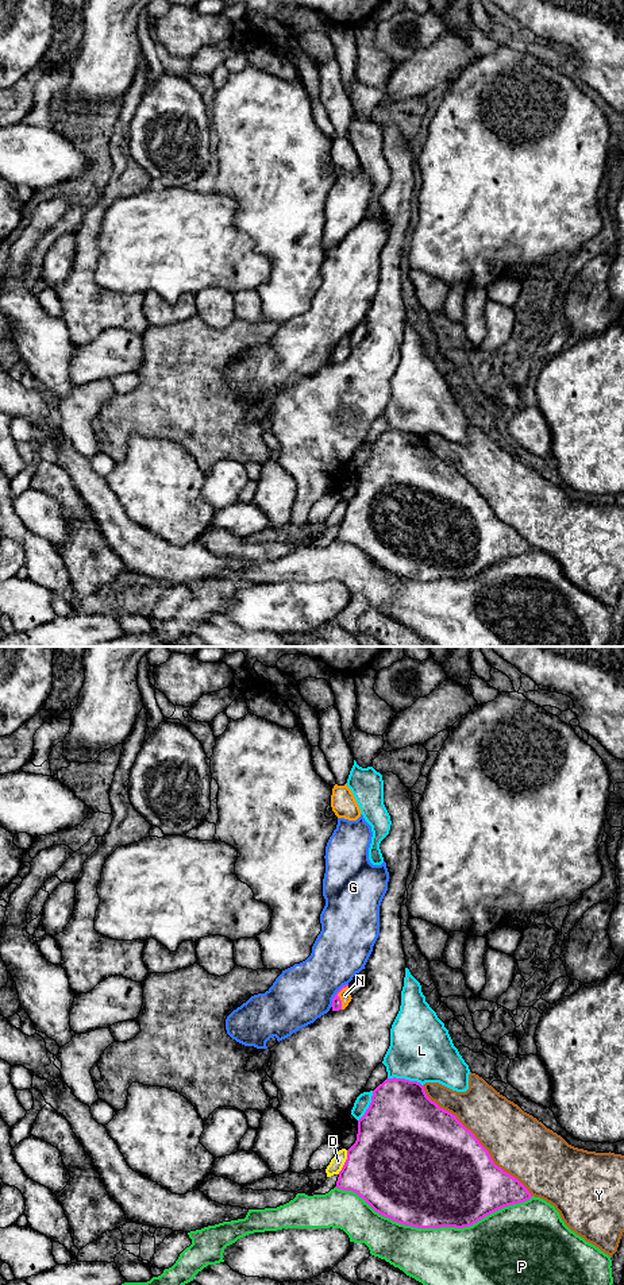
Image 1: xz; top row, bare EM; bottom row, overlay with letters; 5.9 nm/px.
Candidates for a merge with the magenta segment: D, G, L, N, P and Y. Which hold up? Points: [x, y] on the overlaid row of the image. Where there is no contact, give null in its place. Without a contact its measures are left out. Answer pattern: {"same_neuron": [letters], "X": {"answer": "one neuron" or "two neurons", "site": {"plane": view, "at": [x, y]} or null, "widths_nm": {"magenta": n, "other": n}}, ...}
{"same_neuron": ["N"], "D": {"answer": "two neurons", "site": {"plane": "xz", "at": [345, 1162]}, "widths_nm": {"magenta": 480, "other": 80}}, "G": {"answer": "two neurons", "site": {"plane": "xz", "at": [336, 994]}, "widths_nm": {"magenta": 60, "other": 340}}, "L": {"answer": "two neurons", "site": {"plane": "xz", "at": [404, 1079]}, "widths_nm": {"magenta": 420, "other": 380}}, "N": {"answer": "one neuron", "site": {"plane": "xz", "at": [338, 996]}, "widths_nm": {"magenta": 60, "other": 70}}, "P": {"answer": "two neurons", "site": {"plane": "xz", "at": [434, 1227]}, "widths_nm": {"magenta": 500, "other": 340}}, "Y": {"answer": "two neurons", "site": {"plane": "xz", "at": [477, 1139]}, "widths_nm": {"magenta": 500, "other": 360}}}

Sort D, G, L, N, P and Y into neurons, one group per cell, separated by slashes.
D / G / L / N / P / Y

